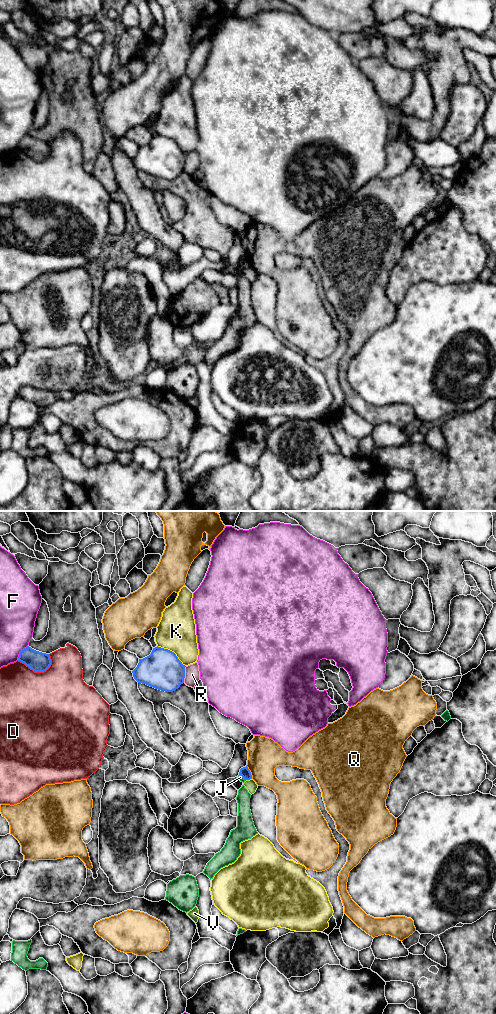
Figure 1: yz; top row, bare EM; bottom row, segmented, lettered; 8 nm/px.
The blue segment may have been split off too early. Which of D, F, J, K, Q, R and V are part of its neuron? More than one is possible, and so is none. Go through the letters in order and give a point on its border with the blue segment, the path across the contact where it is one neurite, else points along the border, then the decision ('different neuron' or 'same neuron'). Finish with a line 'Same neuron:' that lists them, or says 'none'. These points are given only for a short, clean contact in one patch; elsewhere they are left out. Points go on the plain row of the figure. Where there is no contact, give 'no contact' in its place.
D: yz (34, 159) | different neuron
F: yz (20, 140) | different neuron
J: yz (242, 264) | different neuron
K: yz (171, 139) | different neuron
Q: yz (250, 260) | different neuron
R: yz (184, 162) | different neuron
V: yz (248, 267) | along yz (251, 266), (245, 269) | different neuron
Same neuron: none

